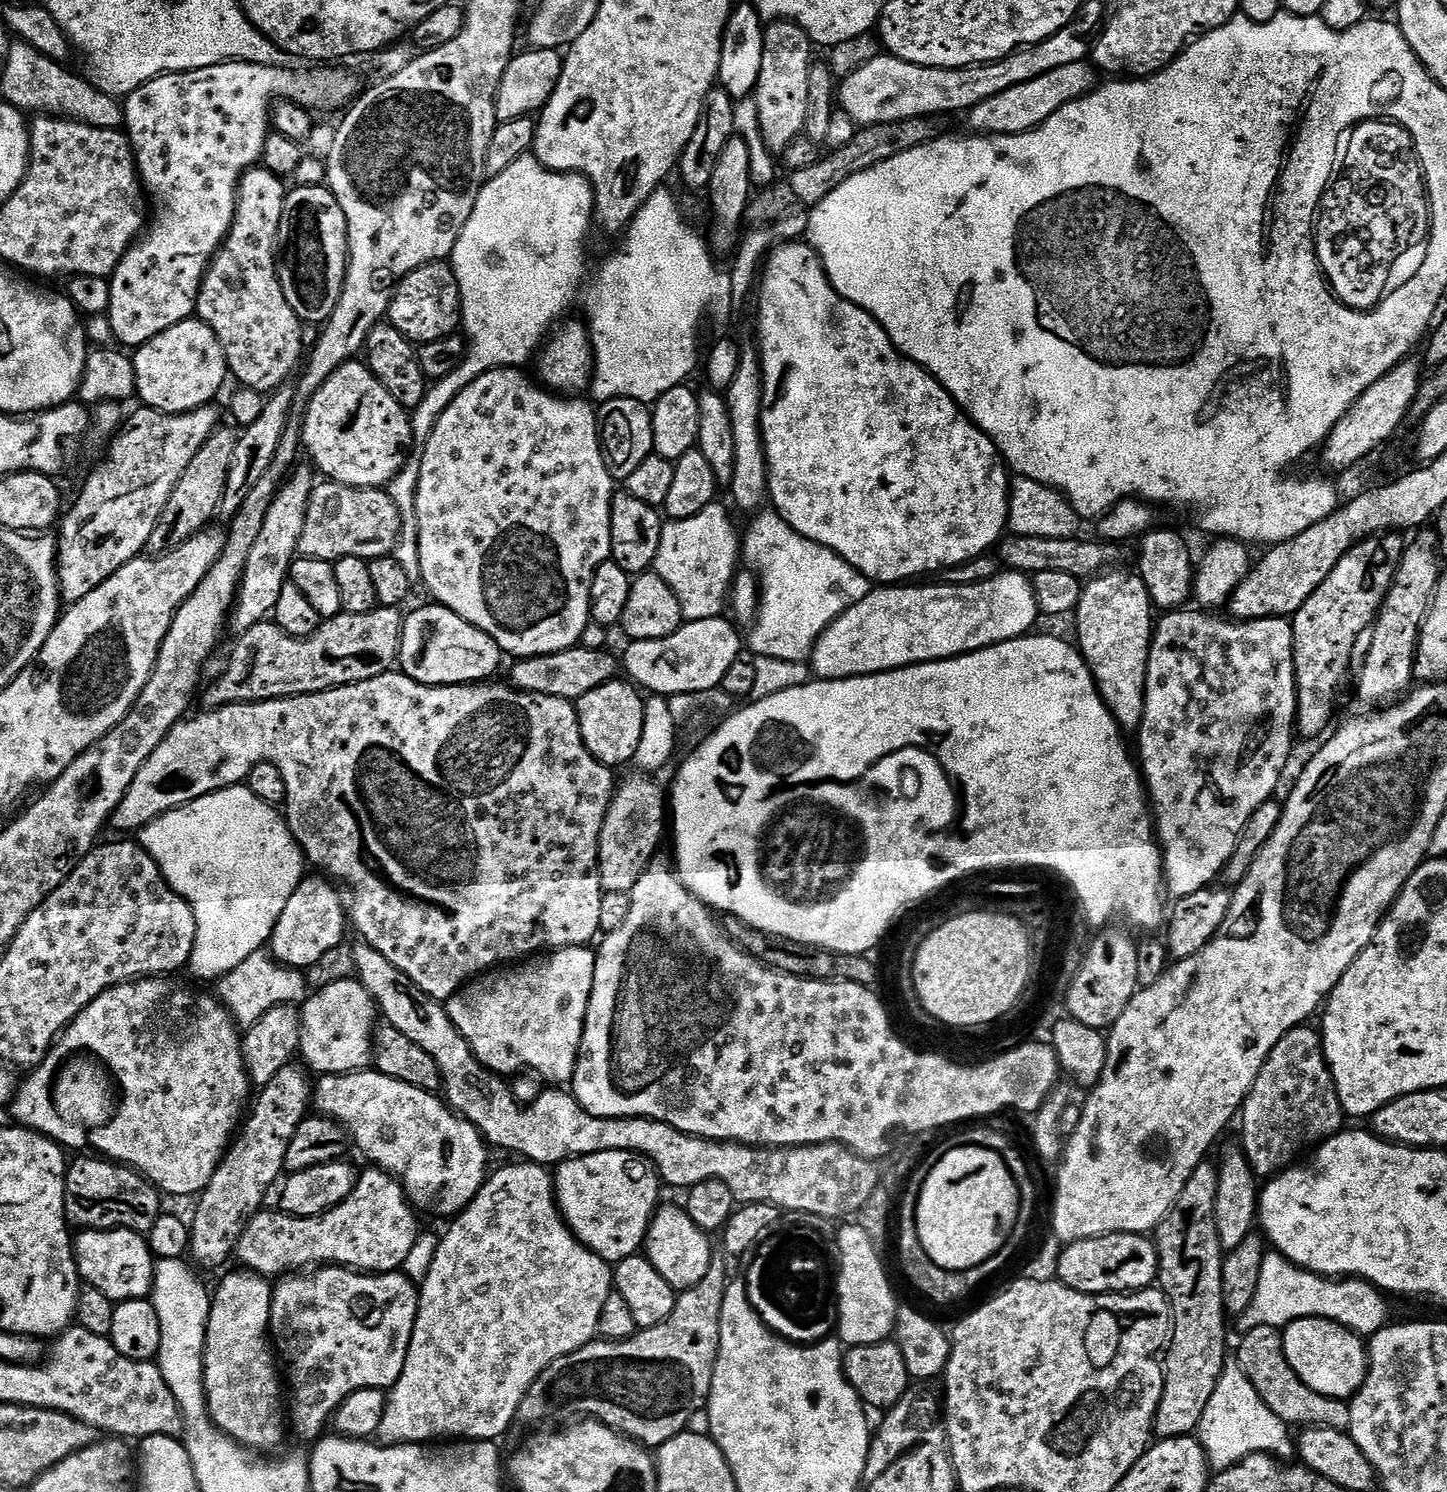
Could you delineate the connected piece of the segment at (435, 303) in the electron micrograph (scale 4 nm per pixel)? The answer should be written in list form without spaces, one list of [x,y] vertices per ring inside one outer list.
[[[437,262],[424,264],[405,276],[396,285],[392,293],[392,301],[388,307],[387,323],[400,331],[400,335],[411,340],[413,345],[433,344],[439,340],[447,340],[452,332],[461,327],[460,291],[456,275],[447,263]]]

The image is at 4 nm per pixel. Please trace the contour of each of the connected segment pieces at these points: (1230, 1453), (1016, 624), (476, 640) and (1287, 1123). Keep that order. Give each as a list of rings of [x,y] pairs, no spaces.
[[[1221,1379],[1216,1387],[1216,1395],[1210,1398],[1208,1409],[1202,1414],[1200,1425],[1195,1428],[1204,1453],[1208,1455],[1208,1463],[1213,1469],[1227,1470],[1235,1468],[1240,1461],[1256,1452],[1271,1454],[1277,1458],[1294,1450],[1294,1440],[1288,1437],[1289,1425],[1267,1408],[1255,1395],[1250,1394],[1239,1379],[1228,1381]]]
[[[1003,570],[989,580],[980,580],[977,584],[928,584],[925,588],[916,586],[876,586],[869,591],[866,598],[862,598],[854,606],[850,606],[837,620],[833,620],[825,632],[816,640],[810,653],[811,671],[822,680],[845,680],[851,676],[873,676],[879,672],[892,672],[896,668],[911,668],[913,664],[930,664],[933,660],[951,660],[957,656],[966,656],[970,652],[977,652],[980,648],[991,648],[994,644],[1001,644],[1003,640],[1016,640],[1019,636],[1027,636],[1033,631],[1036,616],[1041,610],[1036,605],[1036,595],[1032,589],[1031,579],[1025,573],[1015,570]]]
[[[435,602],[427,603],[414,609],[400,628],[399,671],[432,688],[440,684],[484,682],[495,677],[492,675],[499,670],[502,659],[498,642],[454,614],[454,610]]]
[[[1303,1024],[1292,1028],[1272,1047],[1241,1105],[1241,1149],[1249,1167],[1260,1178],[1282,1172],[1306,1146],[1321,1143],[1344,1126],[1344,1111],[1324,1056],[1323,1039],[1308,1027]]]

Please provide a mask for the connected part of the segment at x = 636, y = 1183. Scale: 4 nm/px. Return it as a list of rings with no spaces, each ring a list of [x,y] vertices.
[[[622,1150],[571,1156],[560,1161],[554,1168],[554,1187],[556,1206],[568,1229],[609,1266],[643,1249],[648,1225],[662,1200],[660,1173],[643,1156]]]

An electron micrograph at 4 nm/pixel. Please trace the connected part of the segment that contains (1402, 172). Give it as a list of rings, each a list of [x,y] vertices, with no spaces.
[[[1365,118],[1351,130],[1344,131],[1336,144],[1336,165],[1332,171],[1332,178],[1324,194],[1320,198],[1318,219],[1314,224],[1314,239],[1316,242],[1316,258],[1320,261],[1320,271],[1328,281],[1333,293],[1350,308],[1371,310],[1388,295],[1389,292],[1398,290],[1402,285],[1415,281],[1418,270],[1426,258],[1428,237],[1430,235],[1430,209],[1428,194],[1424,186],[1424,173],[1421,169],[1412,136],[1402,125],[1389,122],[1387,119]]]

